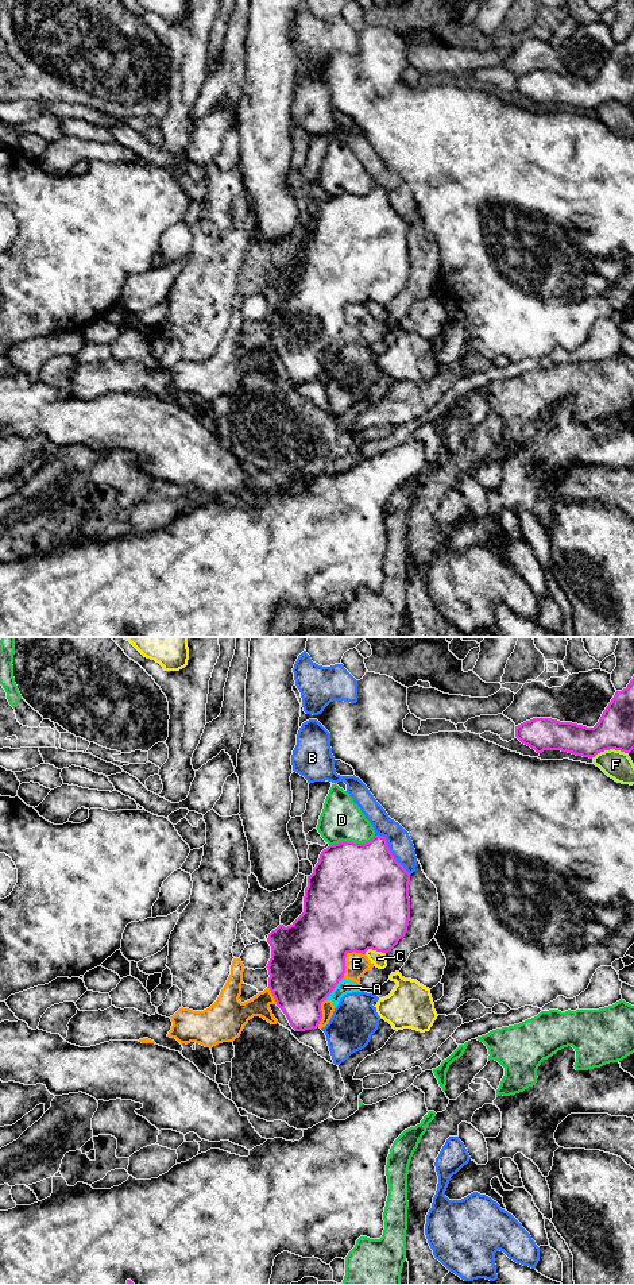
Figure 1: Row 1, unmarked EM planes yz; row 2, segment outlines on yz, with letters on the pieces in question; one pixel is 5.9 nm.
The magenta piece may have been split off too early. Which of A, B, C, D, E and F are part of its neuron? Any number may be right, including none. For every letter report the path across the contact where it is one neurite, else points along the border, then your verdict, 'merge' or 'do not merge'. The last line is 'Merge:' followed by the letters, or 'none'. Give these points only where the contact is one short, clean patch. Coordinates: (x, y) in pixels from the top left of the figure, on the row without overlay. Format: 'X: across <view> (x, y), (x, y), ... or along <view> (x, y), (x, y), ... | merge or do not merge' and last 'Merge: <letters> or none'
A: along yz (343, 328), (325, 351) | do not merge
B: do not merge
C: do not merge
D: do not merge
E: do not merge
F: along yz (626, 104), (606, 101), (591, 110) | do not merge
Merge: none

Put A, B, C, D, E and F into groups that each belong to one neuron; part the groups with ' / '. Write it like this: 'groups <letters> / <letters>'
groups A E / B / C / D / F

